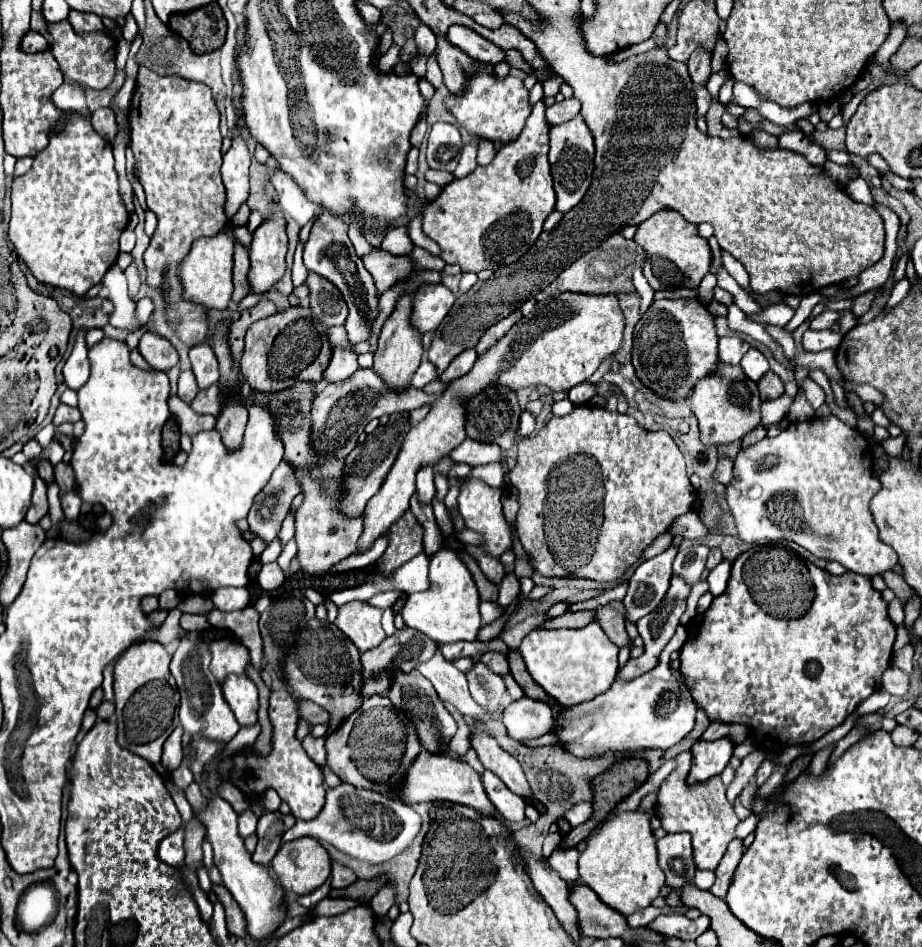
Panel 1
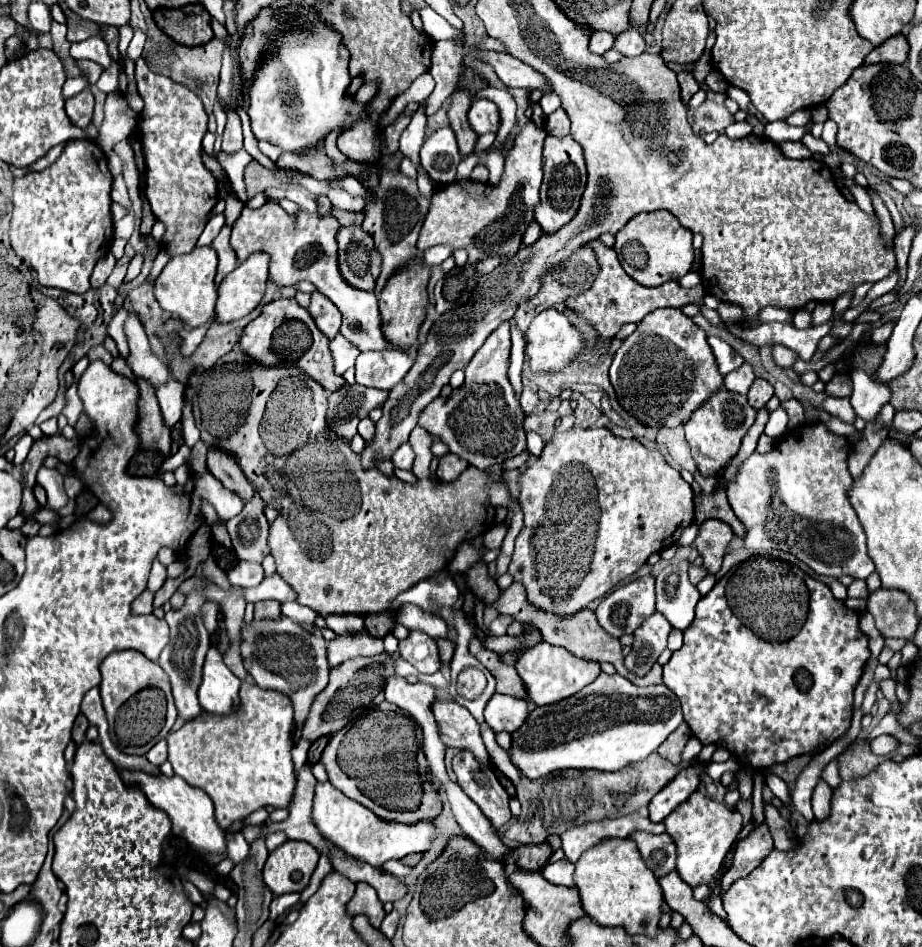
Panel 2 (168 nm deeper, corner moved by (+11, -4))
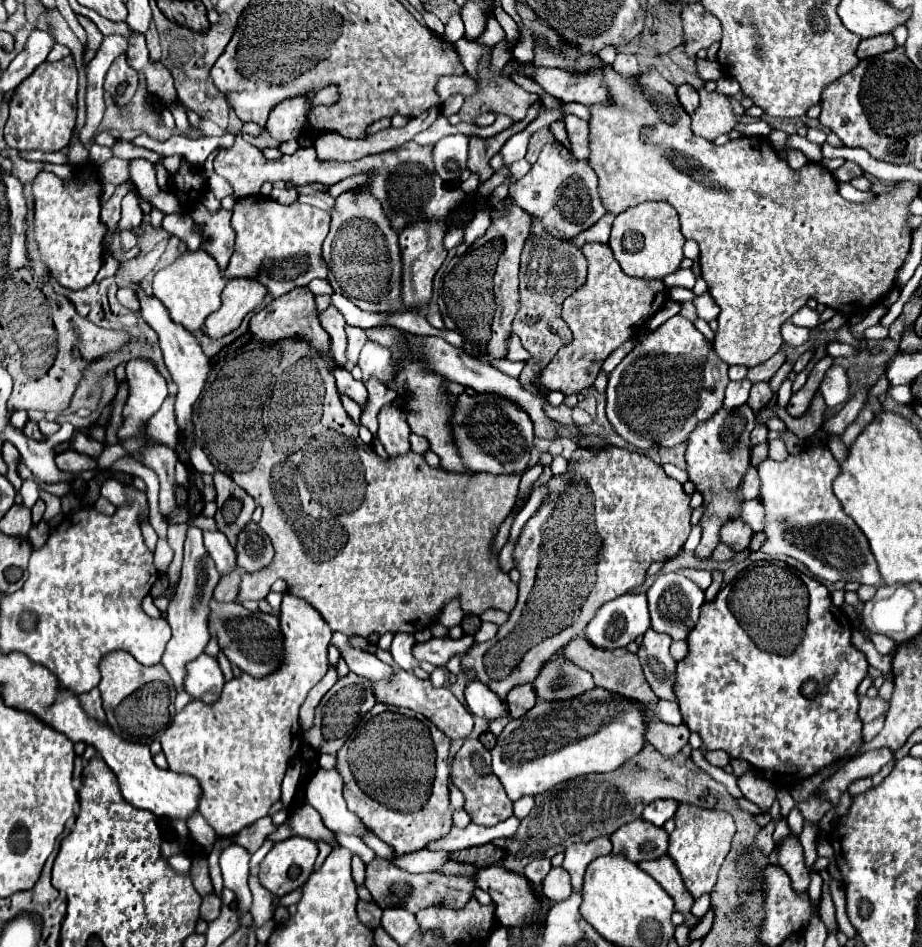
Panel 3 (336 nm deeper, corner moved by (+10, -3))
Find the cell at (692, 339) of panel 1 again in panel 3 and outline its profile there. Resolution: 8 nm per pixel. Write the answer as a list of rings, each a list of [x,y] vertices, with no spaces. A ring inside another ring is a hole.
[[[682,315],[670,317],[656,331],[650,331],[624,359],[622,363],[608,375],[608,405],[606,413],[614,429],[632,445],[640,449],[648,447],[674,447],[688,439],[694,427],[712,417],[722,407],[724,389],[728,385],[728,363],[716,357],[712,343]]]

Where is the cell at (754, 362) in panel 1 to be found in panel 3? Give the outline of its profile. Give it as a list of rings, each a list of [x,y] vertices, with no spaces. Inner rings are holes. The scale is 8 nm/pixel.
[[[748,379],[742,381],[730,381],[726,387],[726,399],[724,399],[724,407],[726,409],[734,409],[740,407],[748,401],[748,393],[750,393],[752,383]]]

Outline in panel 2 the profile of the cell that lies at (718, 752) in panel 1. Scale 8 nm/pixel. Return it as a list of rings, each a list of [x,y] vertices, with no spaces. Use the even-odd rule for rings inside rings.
[[[697,764],[697,766],[687,766],[681,770],[681,774],[667,784],[651,802],[649,802],[649,818],[653,822],[663,822],[663,818],[667,818],[681,802],[685,802],[691,792],[697,790],[699,784],[699,774],[703,772],[705,764]]]

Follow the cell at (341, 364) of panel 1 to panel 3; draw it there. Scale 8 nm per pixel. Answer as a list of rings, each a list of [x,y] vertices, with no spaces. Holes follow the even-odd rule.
[[[346,325],[346,335],[348,335],[348,345],[346,345],[346,369],[350,371],[358,363],[358,355],[368,341],[364,337],[364,331],[360,327],[350,327]]]

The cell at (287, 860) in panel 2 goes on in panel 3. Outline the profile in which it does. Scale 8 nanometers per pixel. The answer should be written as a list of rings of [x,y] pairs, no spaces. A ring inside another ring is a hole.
[[[290,837],[286,841],[278,841],[260,863],[258,877],[262,887],[276,897],[292,893],[308,881],[316,857],[318,847],[310,839]]]

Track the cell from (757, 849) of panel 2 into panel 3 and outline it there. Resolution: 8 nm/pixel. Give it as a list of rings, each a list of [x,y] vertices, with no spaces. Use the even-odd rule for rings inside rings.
[[[772,819],[766,827],[762,827],[758,833],[756,833],[756,837],[754,837],[754,845],[768,857],[772,851],[774,851],[774,847],[776,847],[776,843],[774,843],[774,839],[772,839],[772,833],[774,833],[775,826],[777,821]]]

